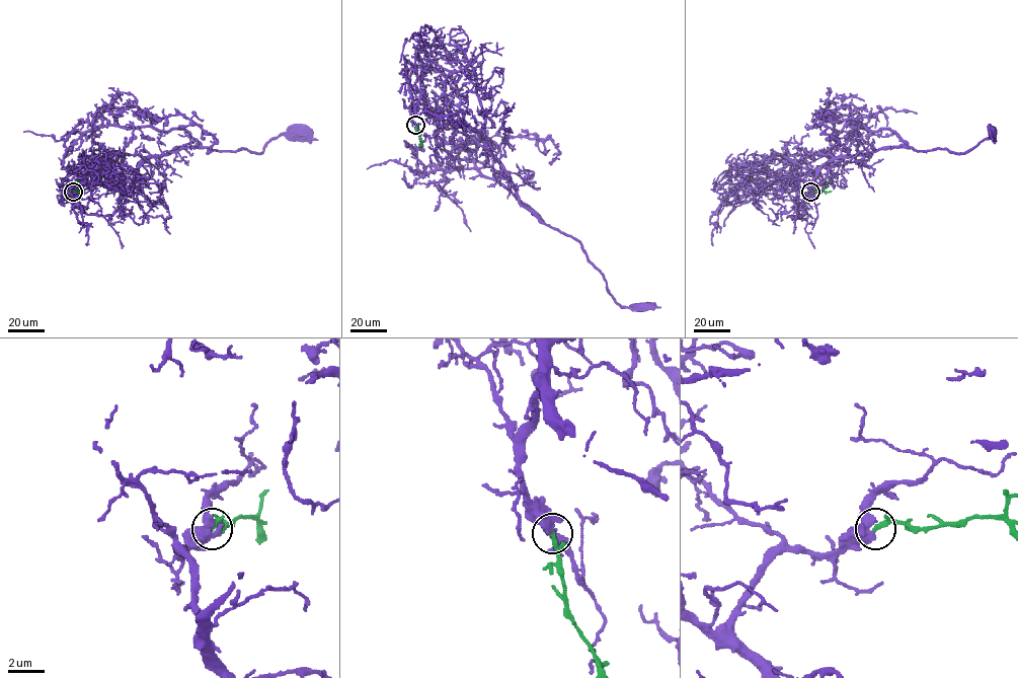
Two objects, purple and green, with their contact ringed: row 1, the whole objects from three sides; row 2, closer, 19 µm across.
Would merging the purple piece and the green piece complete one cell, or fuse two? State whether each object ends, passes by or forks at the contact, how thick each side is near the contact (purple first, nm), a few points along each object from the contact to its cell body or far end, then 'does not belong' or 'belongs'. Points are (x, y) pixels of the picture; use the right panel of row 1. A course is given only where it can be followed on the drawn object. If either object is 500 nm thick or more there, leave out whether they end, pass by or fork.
purple forks; green passes by; calibres 300 and 190 nm; course purple (810, 192), (796, 200), (797, 214), (816, 173), (838, 158), (889, 147), (964, 153), (991, 134); course green (810, 192), (824, 190), (832, 180); belongs

